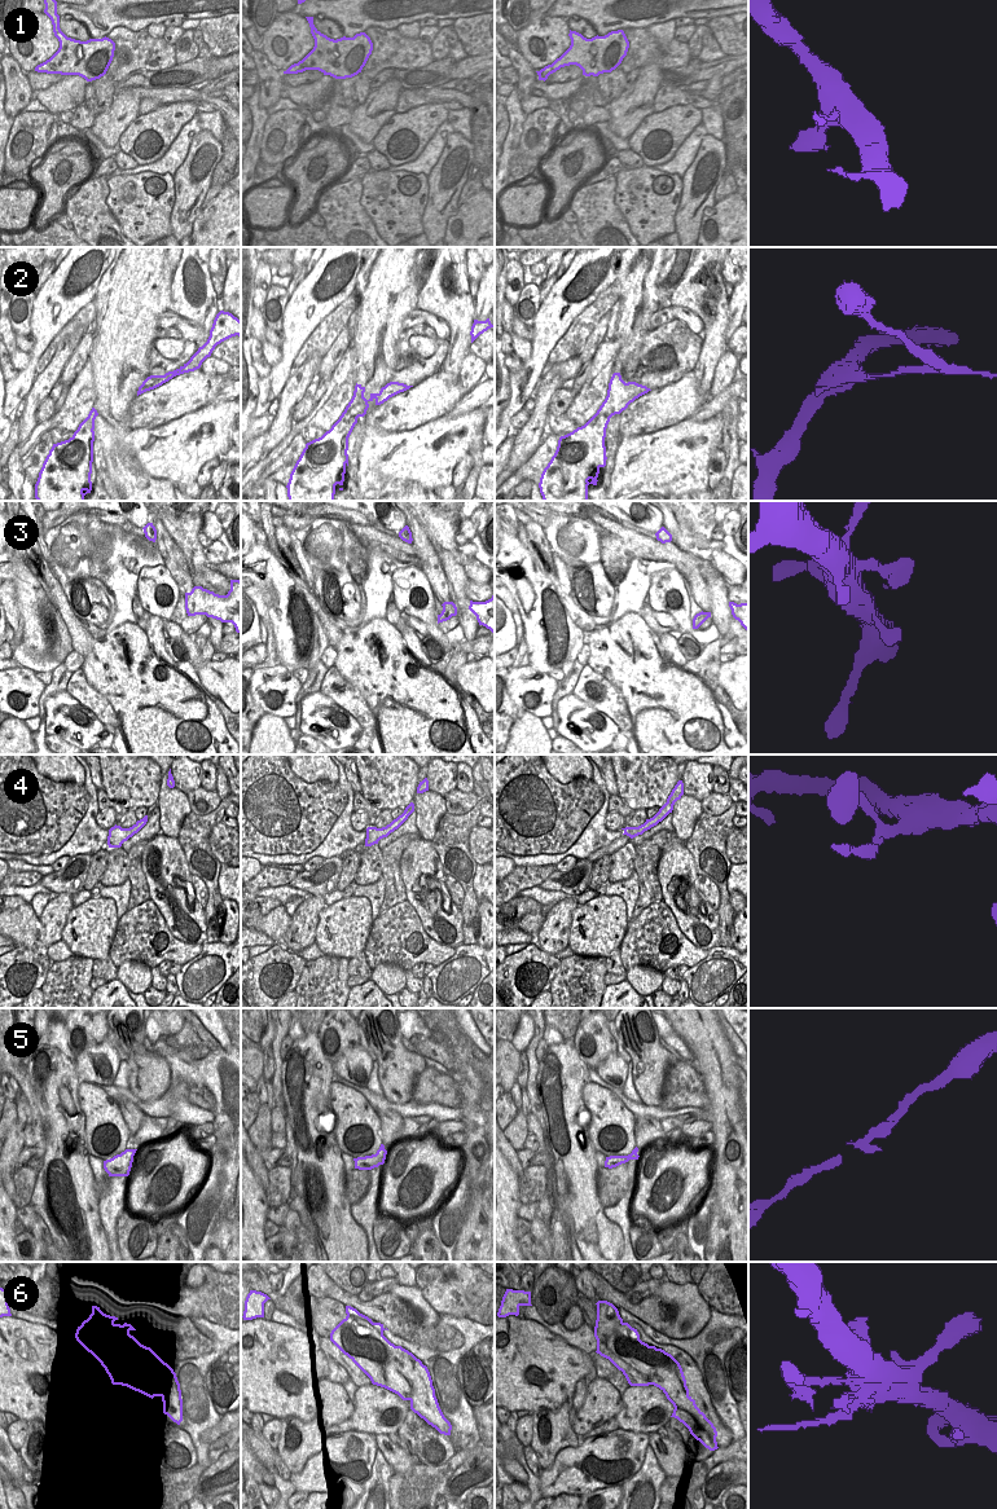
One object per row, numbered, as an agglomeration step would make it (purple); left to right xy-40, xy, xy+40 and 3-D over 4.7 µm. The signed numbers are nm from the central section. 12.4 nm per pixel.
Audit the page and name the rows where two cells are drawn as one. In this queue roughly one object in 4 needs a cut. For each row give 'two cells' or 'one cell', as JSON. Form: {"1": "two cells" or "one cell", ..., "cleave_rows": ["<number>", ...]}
{"1": "one cell", "2": "two cells", "3": "one cell", "4": "one cell", "5": "one cell", "6": "two cells", "cleave_rows": ["2", "6"]}

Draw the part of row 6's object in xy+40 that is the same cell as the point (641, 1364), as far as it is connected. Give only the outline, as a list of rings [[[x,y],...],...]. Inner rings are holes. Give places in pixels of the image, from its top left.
[[[616,1307],[615,1314],[609,1316],[607,1321],[596,1323],[594,1337],[597,1339],[596,1352],[609,1359],[619,1371],[622,1371],[631,1386],[654,1385],[659,1387],[675,1407],[671,1417],[682,1422],[689,1429],[690,1434],[710,1451],[719,1448],[716,1442],[716,1427],[689,1395],[682,1368],[671,1354],[642,1342],[637,1329],[623,1321]]]

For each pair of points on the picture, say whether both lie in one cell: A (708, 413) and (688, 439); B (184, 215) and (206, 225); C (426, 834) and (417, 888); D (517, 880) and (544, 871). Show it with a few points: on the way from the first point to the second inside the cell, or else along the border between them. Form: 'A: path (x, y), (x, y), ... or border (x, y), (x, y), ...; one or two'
A: border (719, 414), (705, 421), (689, 419); two
B: border (202, 210), (194, 220), (190, 233); two
C: border (421, 836), (430, 841); two
D: path (523, 878), (537, 874); one

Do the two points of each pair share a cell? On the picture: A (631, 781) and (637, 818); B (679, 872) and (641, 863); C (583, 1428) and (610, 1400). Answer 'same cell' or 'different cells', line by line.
A: different cells
B: different cells
C: same cell

